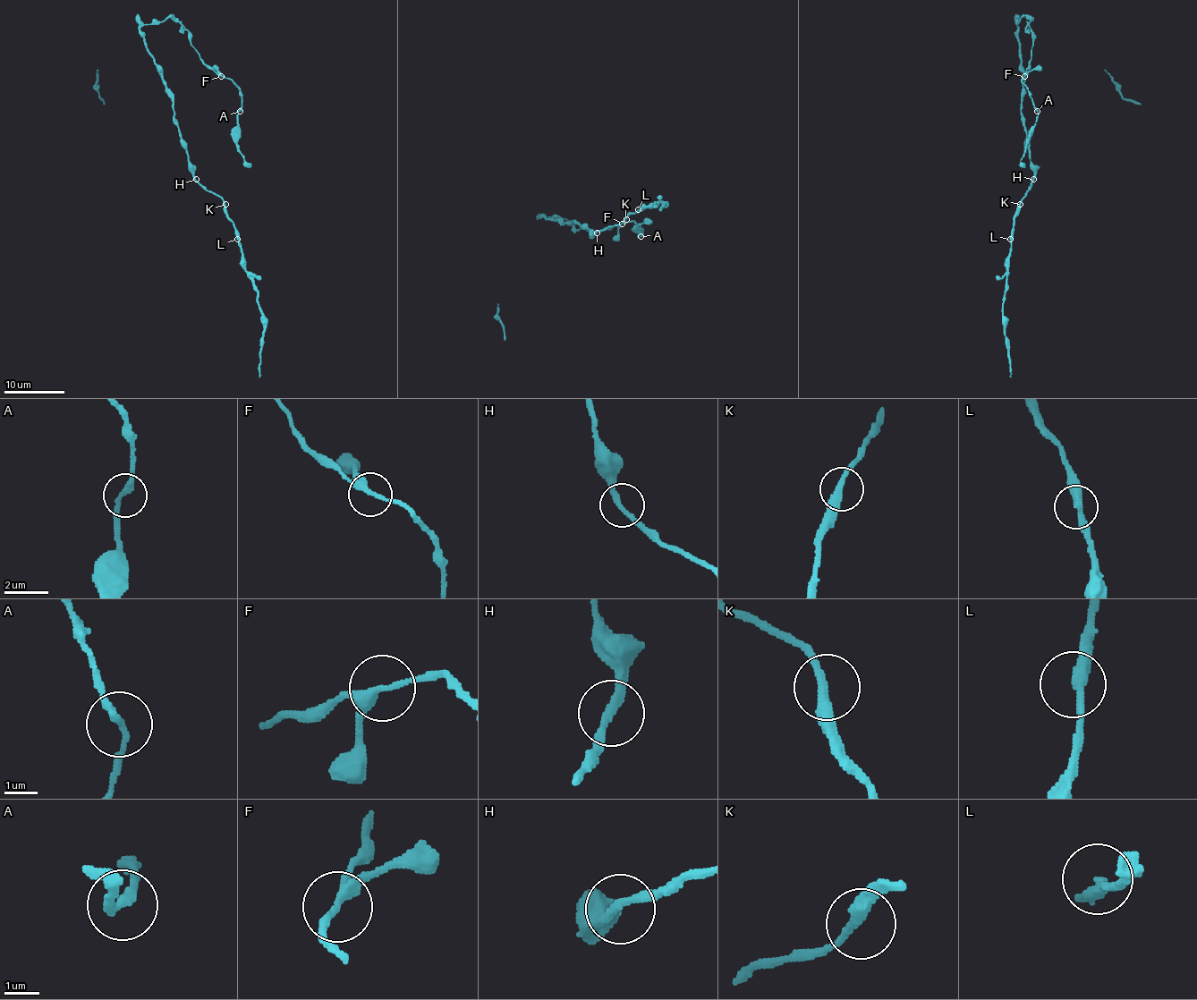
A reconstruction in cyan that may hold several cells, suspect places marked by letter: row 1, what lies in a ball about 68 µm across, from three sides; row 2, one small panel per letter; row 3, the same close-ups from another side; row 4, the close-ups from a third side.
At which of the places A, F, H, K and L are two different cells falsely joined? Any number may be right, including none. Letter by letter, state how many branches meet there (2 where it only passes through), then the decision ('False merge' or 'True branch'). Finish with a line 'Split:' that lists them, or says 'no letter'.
A: Branches: 2. True branch
F: Branches: 3. True branch
H: Branches: 2. True branch
K: Branches: 2. True branch
L: Branches: 2. True branch
Split: no letter

